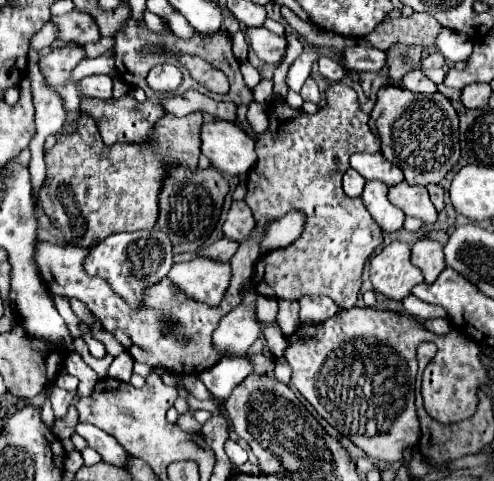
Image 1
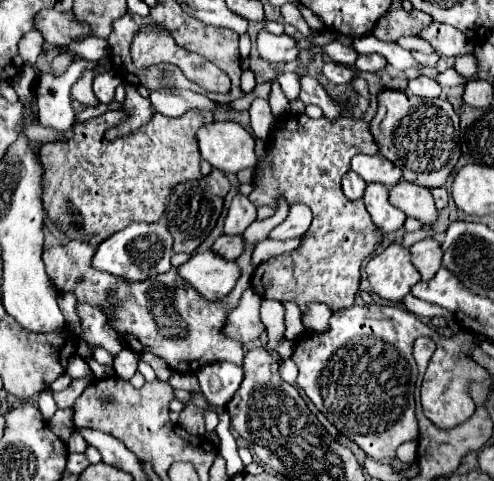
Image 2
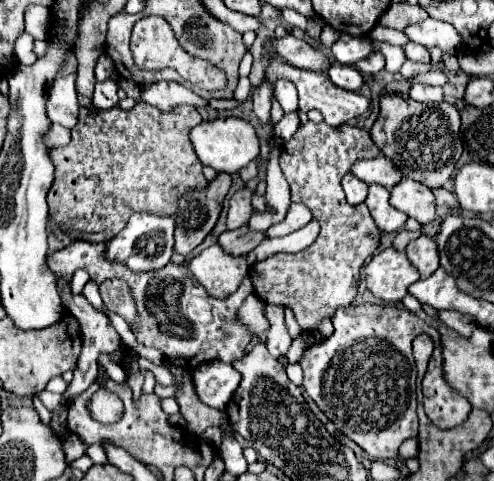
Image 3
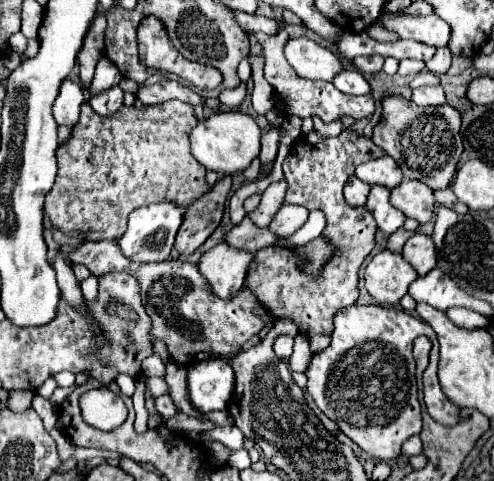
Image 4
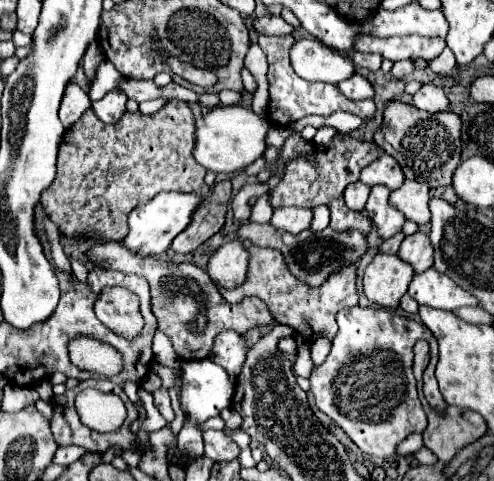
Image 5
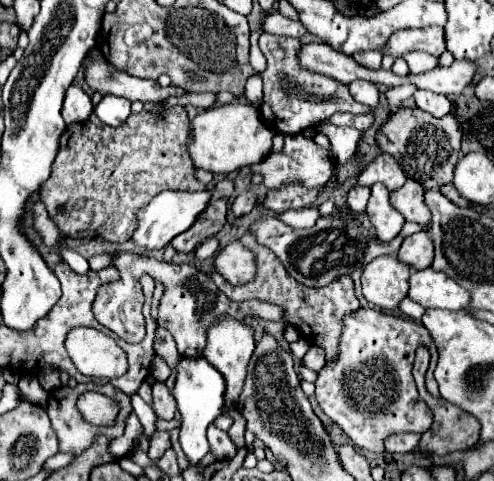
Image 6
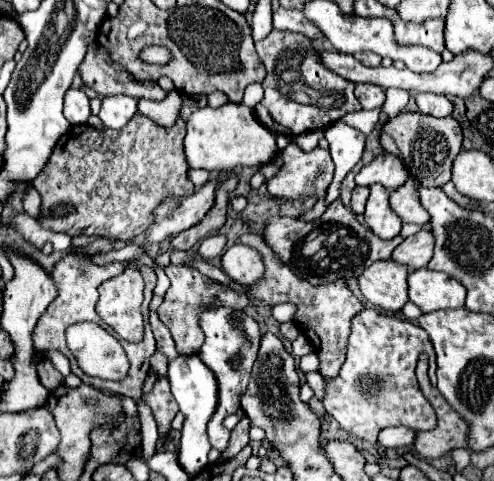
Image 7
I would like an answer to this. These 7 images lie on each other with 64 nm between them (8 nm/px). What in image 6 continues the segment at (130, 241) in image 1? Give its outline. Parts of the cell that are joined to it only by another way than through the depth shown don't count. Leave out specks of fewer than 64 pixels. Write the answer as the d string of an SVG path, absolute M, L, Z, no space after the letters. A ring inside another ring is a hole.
M166 190L166 192L160 192L160 196L156 196L146 208L142 208L138 212L138 228L132 236L132 240L144 248L164 248L166 244L170 244L170 240L178 234L182 234L184 230L188 230L196 220L198 216L206 210L210 202L210 190L204 190L204 192L172 192L172 190Z

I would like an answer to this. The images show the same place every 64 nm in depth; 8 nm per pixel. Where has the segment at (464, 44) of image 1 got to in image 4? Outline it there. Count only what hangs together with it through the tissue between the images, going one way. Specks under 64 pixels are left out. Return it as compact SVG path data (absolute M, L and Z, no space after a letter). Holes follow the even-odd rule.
M382 14L378 22L398 34L400 38L412 38L420 40L426 44L436 44L436 46L446 46L450 40L450 26L436 14L428 16L410 16L410 14Z

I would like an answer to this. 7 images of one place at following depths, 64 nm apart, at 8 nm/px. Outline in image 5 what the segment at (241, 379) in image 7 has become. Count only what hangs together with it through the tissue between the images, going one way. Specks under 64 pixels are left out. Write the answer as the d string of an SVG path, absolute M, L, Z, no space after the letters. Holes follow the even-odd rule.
M224 330L214 338L214 346L208 358L222 366L228 372L232 384L236 384L236 378L240 376L242 364L246 360L246 352L248 352L246 338L236 330ZM206 430L204 432L204 444L206 444L204 454L208 458L212 458L214 462L234 460L240 454L238 444L232 442L224 432L218 432L218 430Z

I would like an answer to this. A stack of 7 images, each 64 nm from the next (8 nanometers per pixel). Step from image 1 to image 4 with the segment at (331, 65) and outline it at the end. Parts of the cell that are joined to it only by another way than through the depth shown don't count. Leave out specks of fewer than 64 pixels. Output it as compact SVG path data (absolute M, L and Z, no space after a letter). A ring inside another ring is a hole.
M344 70L340 72L340 76L336 76L334 86L344 92L344 94L352 94L352 96L360 96L360 94L370 94L370 86L364 80L364 76L358 70Z

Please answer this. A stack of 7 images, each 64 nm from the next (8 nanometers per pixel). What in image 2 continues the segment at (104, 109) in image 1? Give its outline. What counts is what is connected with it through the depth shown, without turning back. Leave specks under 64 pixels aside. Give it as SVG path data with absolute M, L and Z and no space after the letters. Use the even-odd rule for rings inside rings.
M84 70L84 74L80 76L80 80L76 82L71 89L71 94L74 96L74 100L86 104L86 106L96 106L98 100L94 96L92 89L92 83L96 74L91 70ZM130 82L124 83L128 83L128 92L126 92L126 100L124 100L124 110L130 114L130 118L124 124L120 124L120 128L110 128L106 132L106 138L108 140L116 140L116 138L126 136L128 132L134 132L136 128L144 126L152 118L152 112L154 112L150 100L148 98L142 98L138 94L136 84L130 84Z

